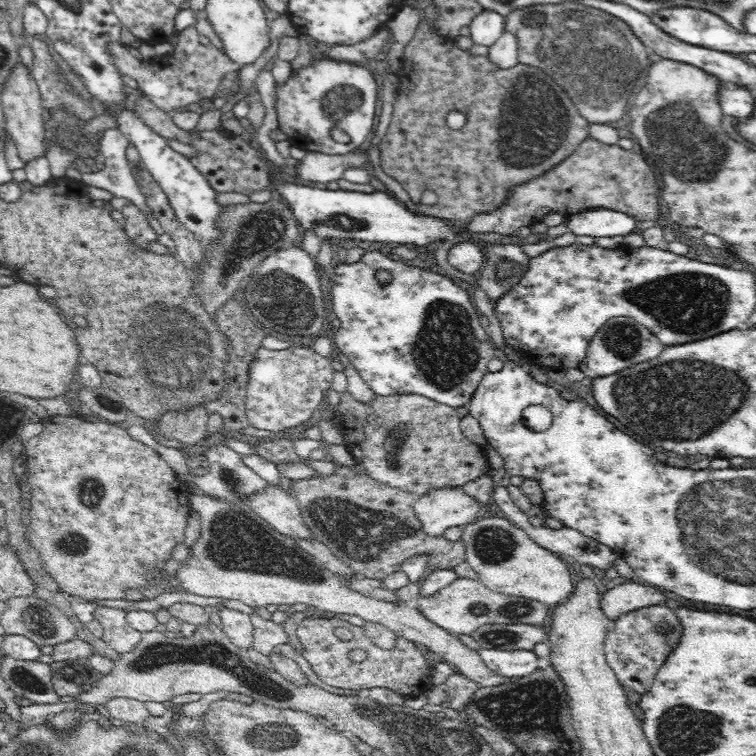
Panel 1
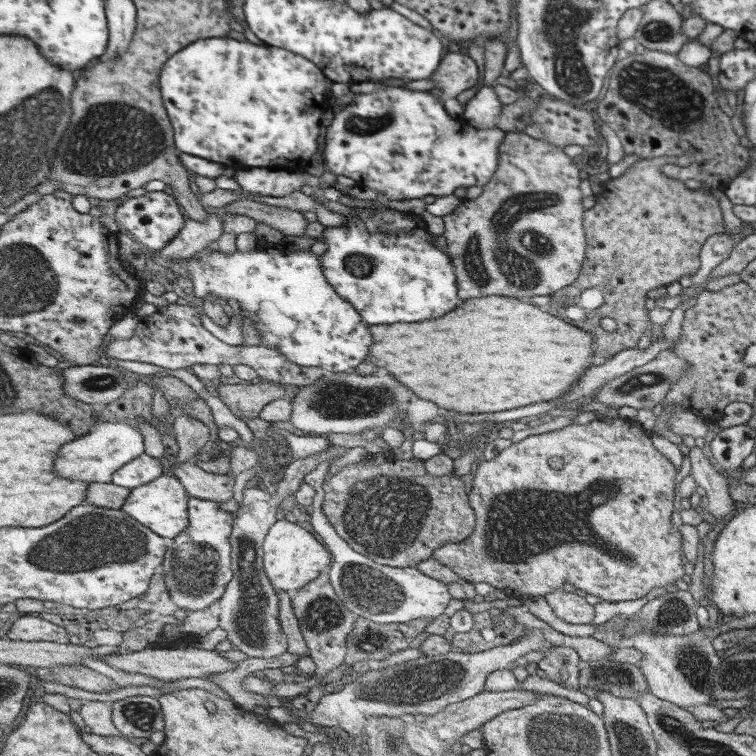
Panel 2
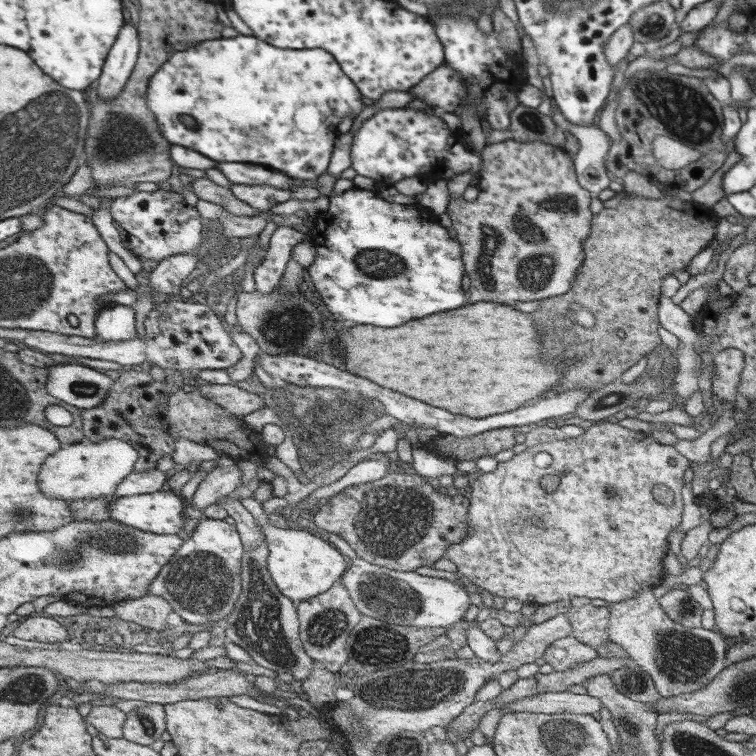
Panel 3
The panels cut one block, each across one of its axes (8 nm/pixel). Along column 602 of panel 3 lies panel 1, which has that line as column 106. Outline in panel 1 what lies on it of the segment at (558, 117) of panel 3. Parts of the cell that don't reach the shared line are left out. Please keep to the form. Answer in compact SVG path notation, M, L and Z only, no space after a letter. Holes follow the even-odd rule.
M110 129L102 134L100 151L105 157L102 170L92 173L82 173L82 183L102 190L108 190L116 197L126 198L143 213L154 217L147 204L147 197L142 194L137 185L137 179L132 174L131 166L126 159L128 140L120 130Z

